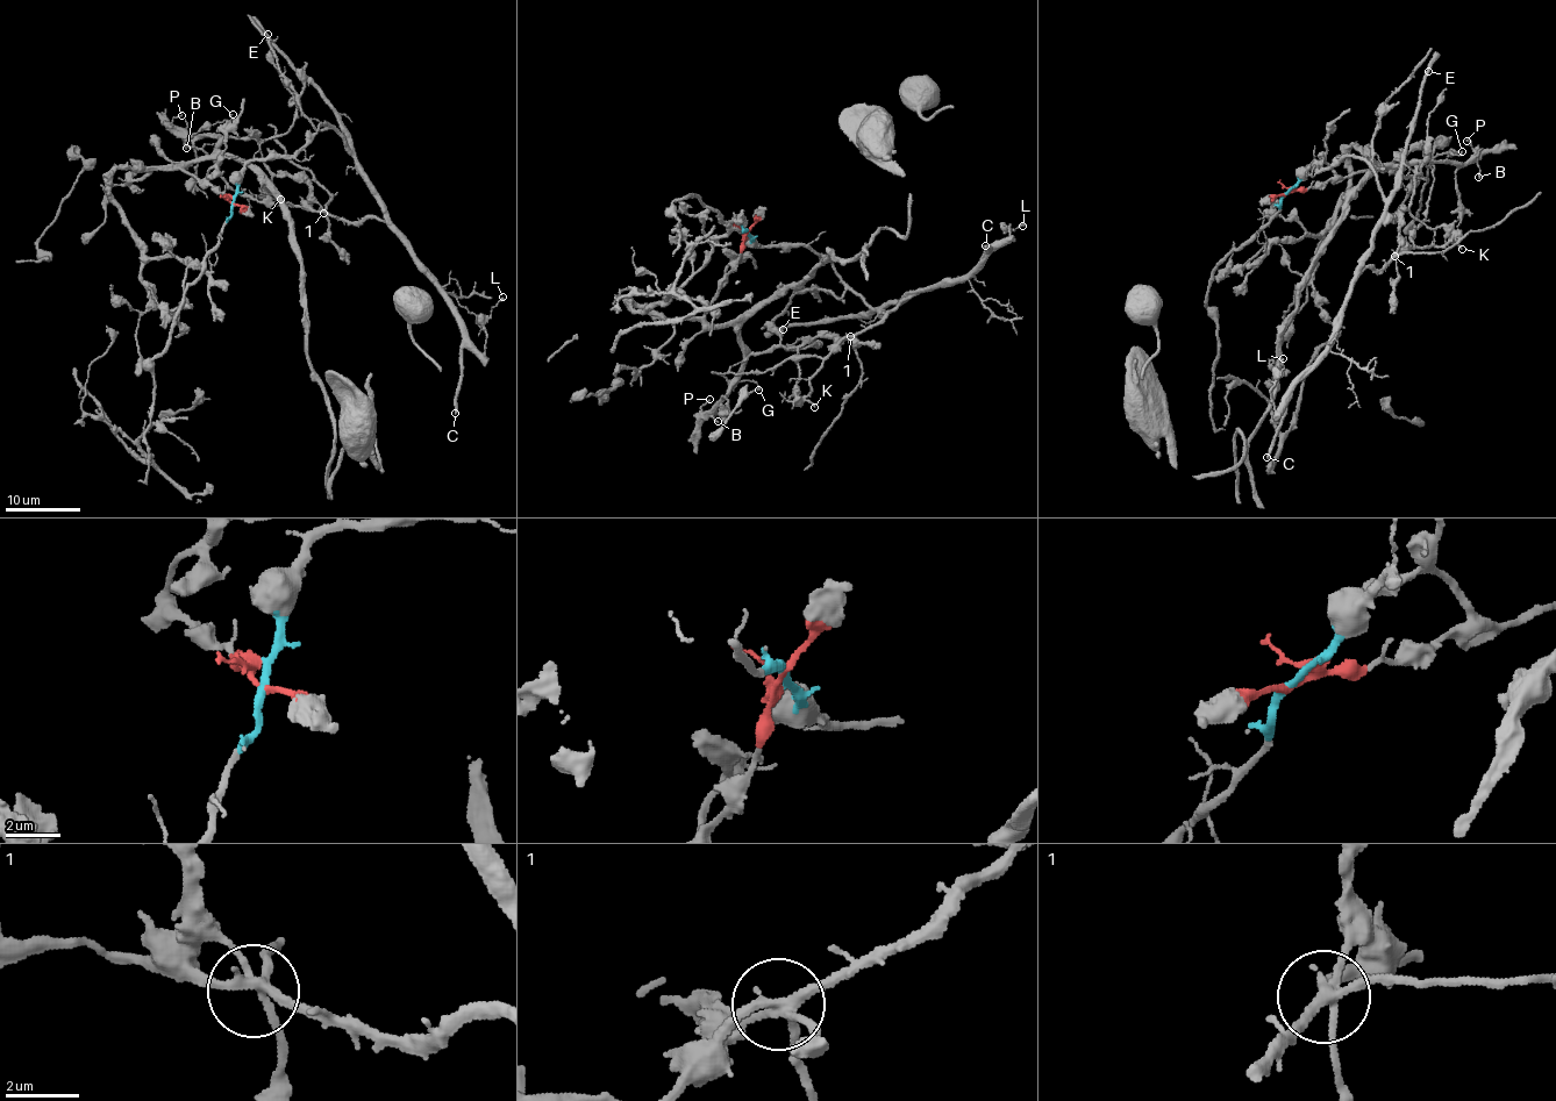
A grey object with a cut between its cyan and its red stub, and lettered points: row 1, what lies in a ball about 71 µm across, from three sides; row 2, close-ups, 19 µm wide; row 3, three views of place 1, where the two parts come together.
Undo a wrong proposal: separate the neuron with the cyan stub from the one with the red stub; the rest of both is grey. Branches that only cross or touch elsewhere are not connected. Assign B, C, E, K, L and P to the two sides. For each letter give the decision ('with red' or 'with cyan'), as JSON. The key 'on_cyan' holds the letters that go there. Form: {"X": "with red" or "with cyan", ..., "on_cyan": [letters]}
{"B": "with red", "C": "with cyan", "E": "with cyan", "K": "with cyan", "L": "with cyan", "P": "with red", "on_cyan": ["C", "E", "K", "L"]}

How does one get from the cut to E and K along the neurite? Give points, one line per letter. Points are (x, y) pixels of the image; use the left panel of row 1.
E: (232, 202), (241, 172), (250, 162), (294, 157), (325, 123), (349, 149), (336, 111), (268, 34)
K: (232, 202), (250, 162), (294, 157), (325, 123), (386, 217), (354, 222), (279, 204), (273, 193), (280, 198)

